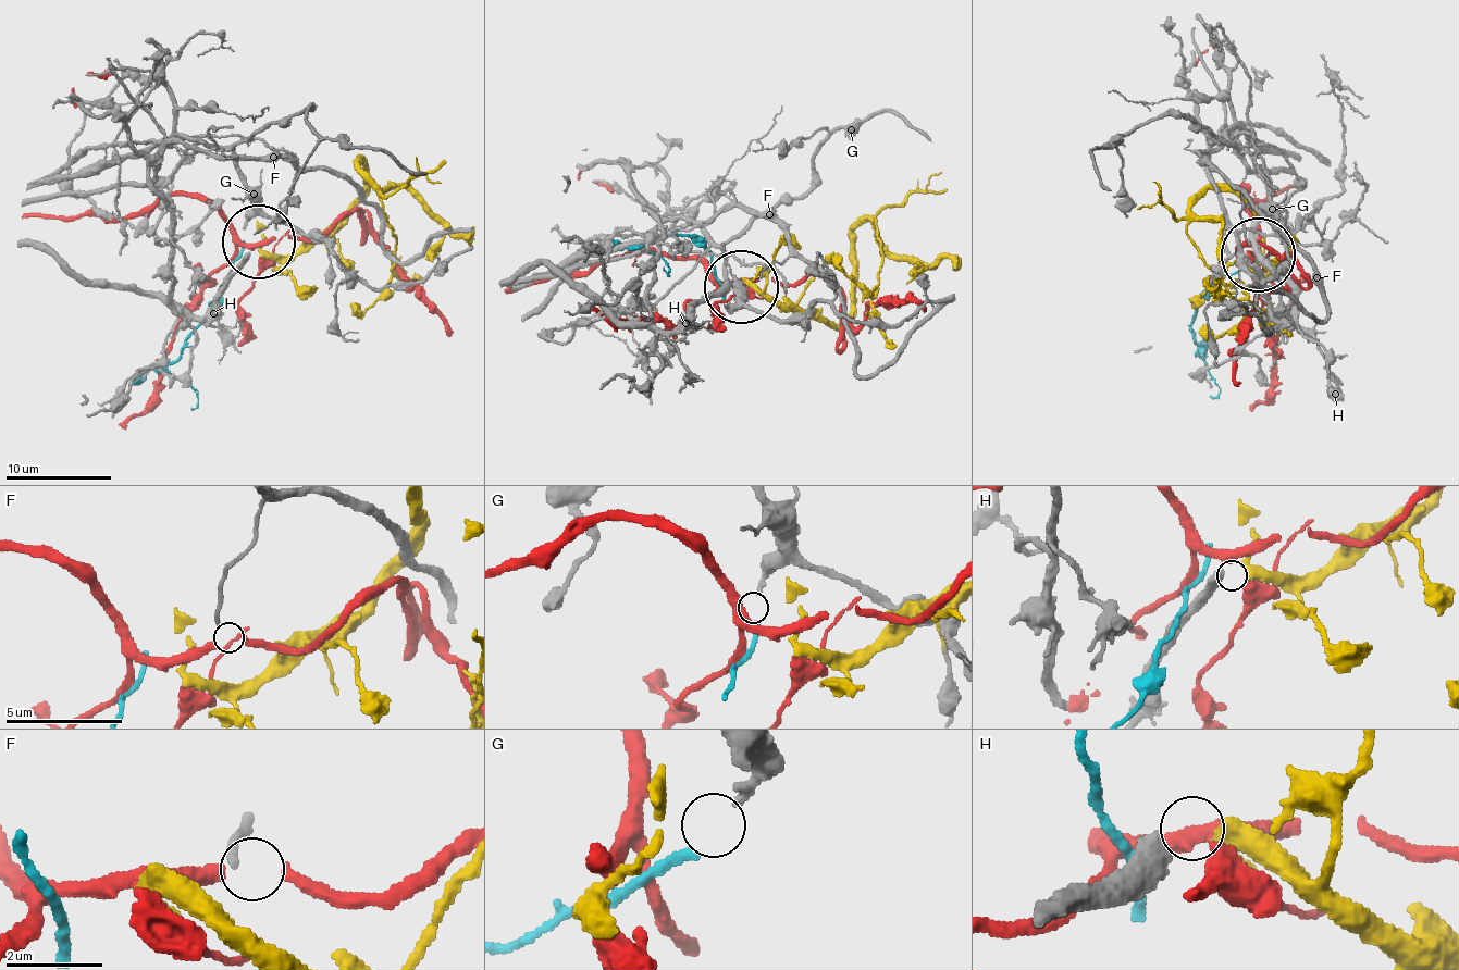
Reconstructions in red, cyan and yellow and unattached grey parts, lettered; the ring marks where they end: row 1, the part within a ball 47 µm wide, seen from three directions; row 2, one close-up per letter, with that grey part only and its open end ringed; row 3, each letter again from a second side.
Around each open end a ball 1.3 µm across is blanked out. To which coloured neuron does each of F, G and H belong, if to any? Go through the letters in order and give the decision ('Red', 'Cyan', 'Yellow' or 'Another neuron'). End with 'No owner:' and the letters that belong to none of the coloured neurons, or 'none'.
F: Another neuron
G: Cyan
H: Yellow
No owner: F

